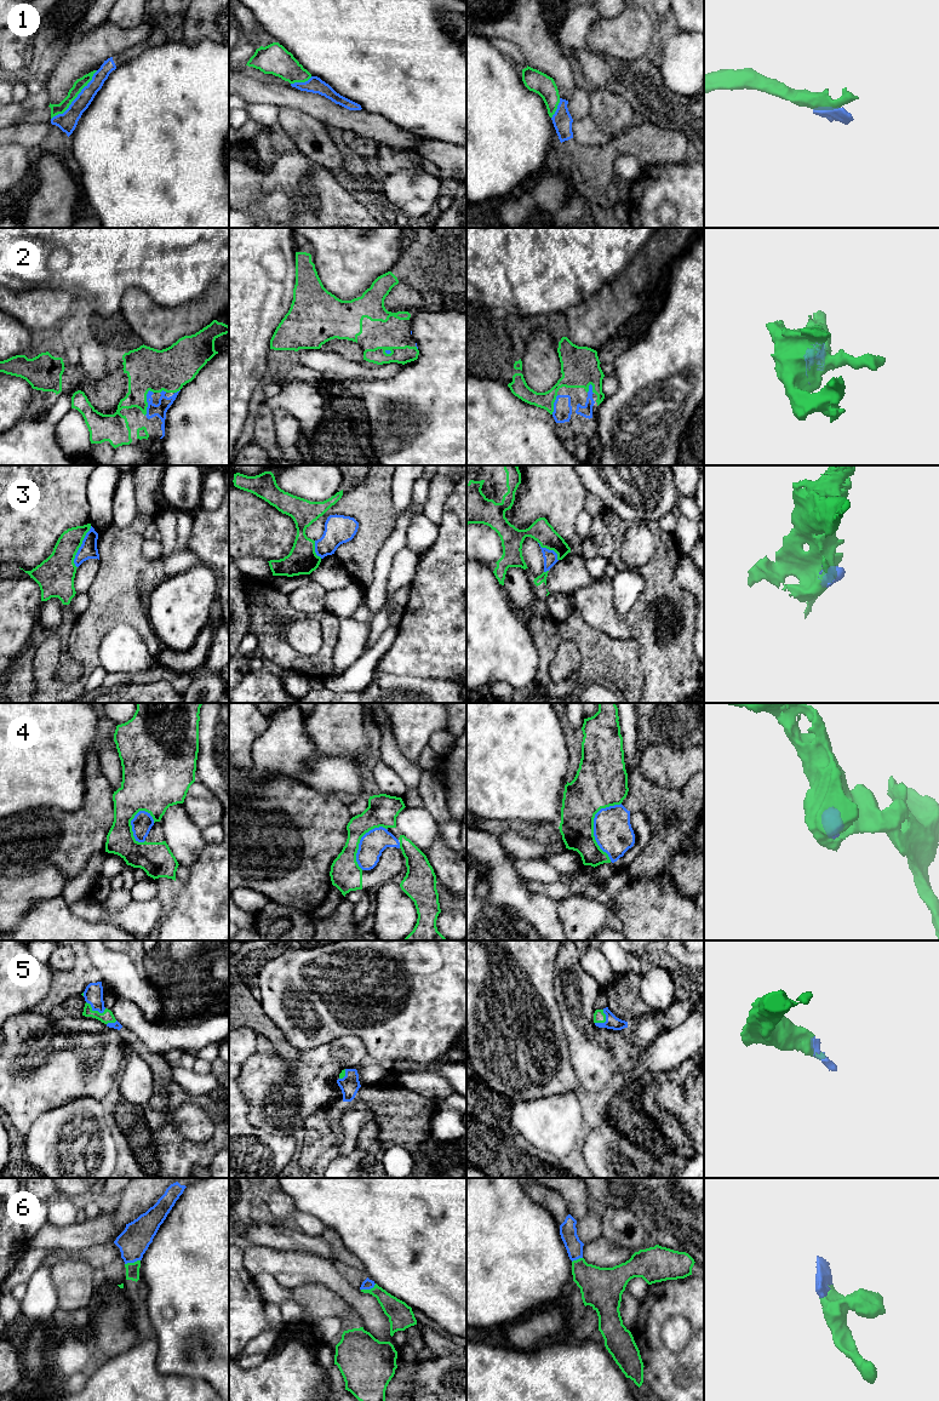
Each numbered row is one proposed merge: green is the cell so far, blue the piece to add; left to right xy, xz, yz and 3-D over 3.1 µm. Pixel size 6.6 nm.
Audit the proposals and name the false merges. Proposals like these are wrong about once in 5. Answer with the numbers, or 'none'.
1, 4

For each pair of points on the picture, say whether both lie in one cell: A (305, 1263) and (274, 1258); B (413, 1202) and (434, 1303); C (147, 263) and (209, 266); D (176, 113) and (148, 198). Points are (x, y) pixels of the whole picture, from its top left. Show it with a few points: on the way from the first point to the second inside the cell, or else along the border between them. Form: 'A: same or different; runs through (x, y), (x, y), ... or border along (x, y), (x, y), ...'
A: same; runs through (298, 1263), (281, 1263)
B: same; runs through (434, 1228), (434, 1277)
C: same; runs through (162, 263), (193, 263)
D: same; runs through (176, 133), (176, 170), (169, 177)

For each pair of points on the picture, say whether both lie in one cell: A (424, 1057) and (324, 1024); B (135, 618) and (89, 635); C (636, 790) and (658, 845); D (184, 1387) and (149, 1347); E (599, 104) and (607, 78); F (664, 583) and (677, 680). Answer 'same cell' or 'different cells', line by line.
A: same cell
B: same cell
C: same cell
D: same cell
E: different cells
F: same cell

